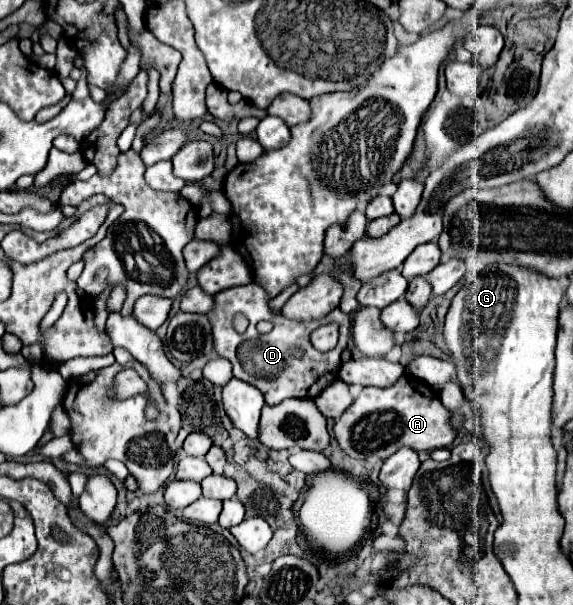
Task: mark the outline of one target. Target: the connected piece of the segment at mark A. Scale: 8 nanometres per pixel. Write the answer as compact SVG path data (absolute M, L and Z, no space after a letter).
M405 374L389 388L363 388L359 398L337 420L333 432L347 456L365 458L367 454L377 454L381 460L389 458L399 448L431 452L437 448L449 448L455 440L455 432L449 426L449 410L441 404L439 394L411 374Z

